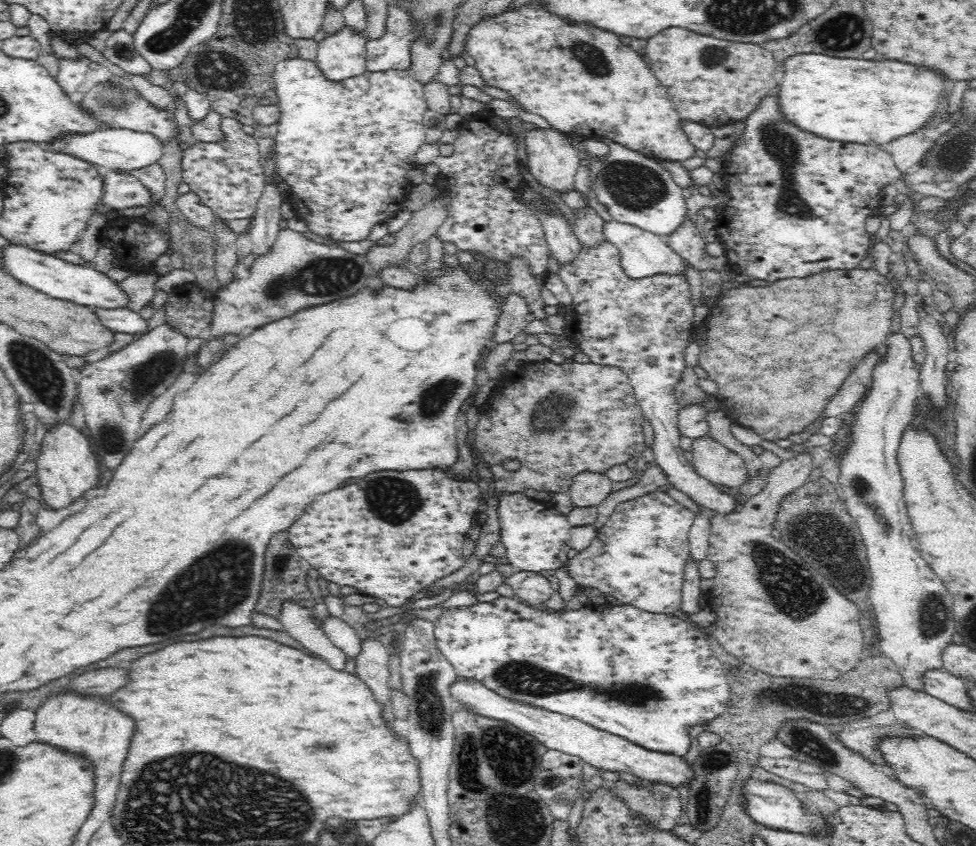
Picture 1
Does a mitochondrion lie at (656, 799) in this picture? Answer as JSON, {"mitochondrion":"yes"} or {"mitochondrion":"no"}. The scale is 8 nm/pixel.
{"mitochondrion":"yes"}

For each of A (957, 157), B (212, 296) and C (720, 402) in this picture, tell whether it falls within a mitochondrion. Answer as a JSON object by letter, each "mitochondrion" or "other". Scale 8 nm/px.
{"A":"mitochondrion","B":"other","C":"other"}

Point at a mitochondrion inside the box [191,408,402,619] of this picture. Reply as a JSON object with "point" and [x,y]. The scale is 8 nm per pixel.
{"point":[280,565]}

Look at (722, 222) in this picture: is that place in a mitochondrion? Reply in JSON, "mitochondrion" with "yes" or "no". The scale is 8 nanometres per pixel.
{"mitochondrion":"no"}

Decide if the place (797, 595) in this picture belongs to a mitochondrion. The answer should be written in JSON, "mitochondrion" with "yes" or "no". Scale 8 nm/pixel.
{"mitochondrion":"yes"}

